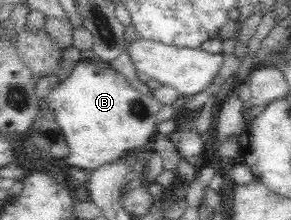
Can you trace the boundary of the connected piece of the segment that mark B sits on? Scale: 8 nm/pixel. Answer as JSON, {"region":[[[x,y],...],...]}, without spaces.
{"region":[[[81,60],[65,80],[59,80],[58,84],[49,90],[41,103],[55,111],[56,122],[69,145],[70,152],[64,158],[65,162],[69,166],[85,170],[88,174],[103,164],[131,156],[133,152],[141,150],[143,146],[149,146],[157,134],[156,115],[163,108],[163,103],[151,92],[143,94],[137,91],[114,68],[101,70],[99,67],[89,65]]]}

